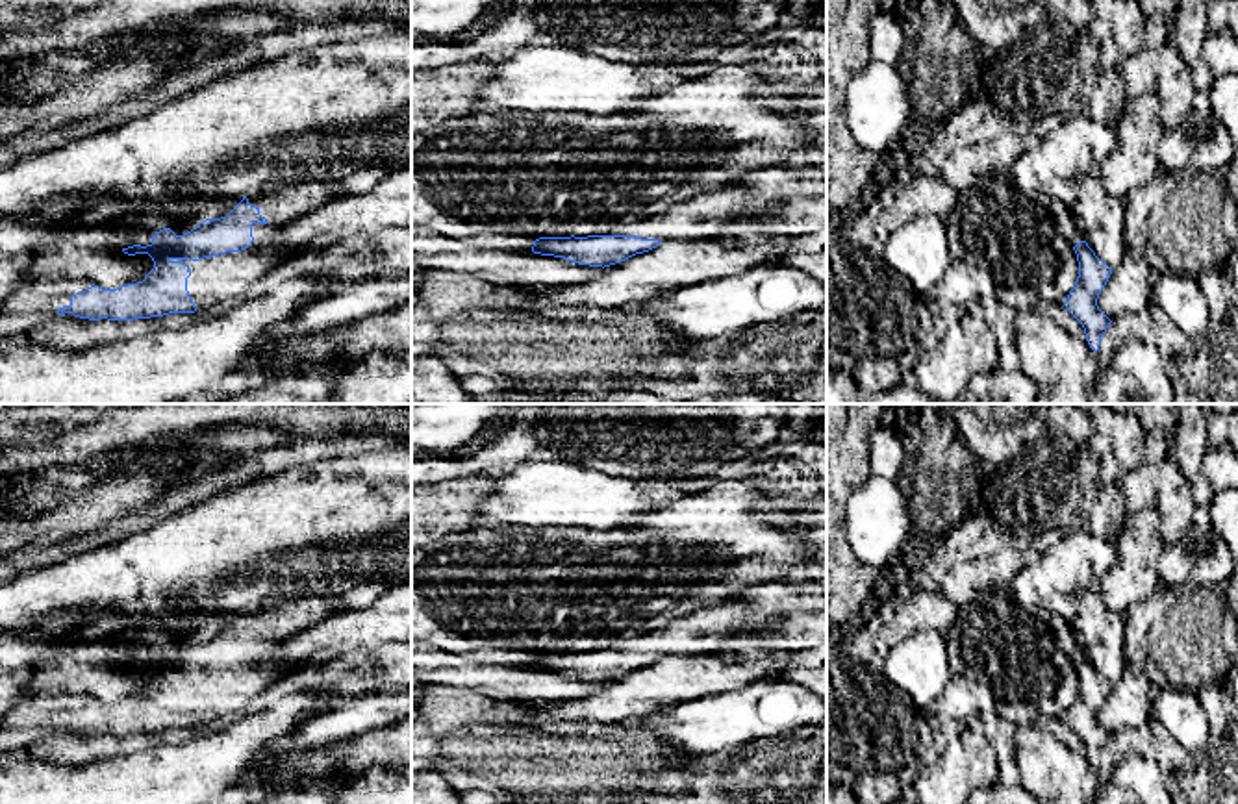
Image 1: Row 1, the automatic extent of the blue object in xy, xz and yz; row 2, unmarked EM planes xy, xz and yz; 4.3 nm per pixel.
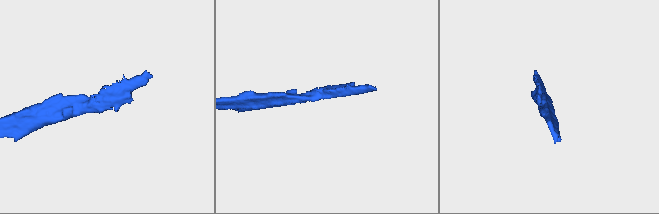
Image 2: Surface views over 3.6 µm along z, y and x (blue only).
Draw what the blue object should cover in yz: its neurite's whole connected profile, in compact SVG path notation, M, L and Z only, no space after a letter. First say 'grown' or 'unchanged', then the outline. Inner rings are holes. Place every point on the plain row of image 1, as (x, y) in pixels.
unchanged; M1086 656L1077 658L1073 665L1079 676L1079 693L1064 721L1082 739L1090 763L1097 767L1101 752L1112 737L1097 721L1112 684L1095 671Z

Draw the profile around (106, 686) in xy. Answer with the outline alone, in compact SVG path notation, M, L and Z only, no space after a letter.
M63 663L33 665L26 682L28 697L50 689L63 689L69 695L91 697L102 704L117 704L128 698L139 698L154 684L148 669L128 671L91 671L72 672Z

